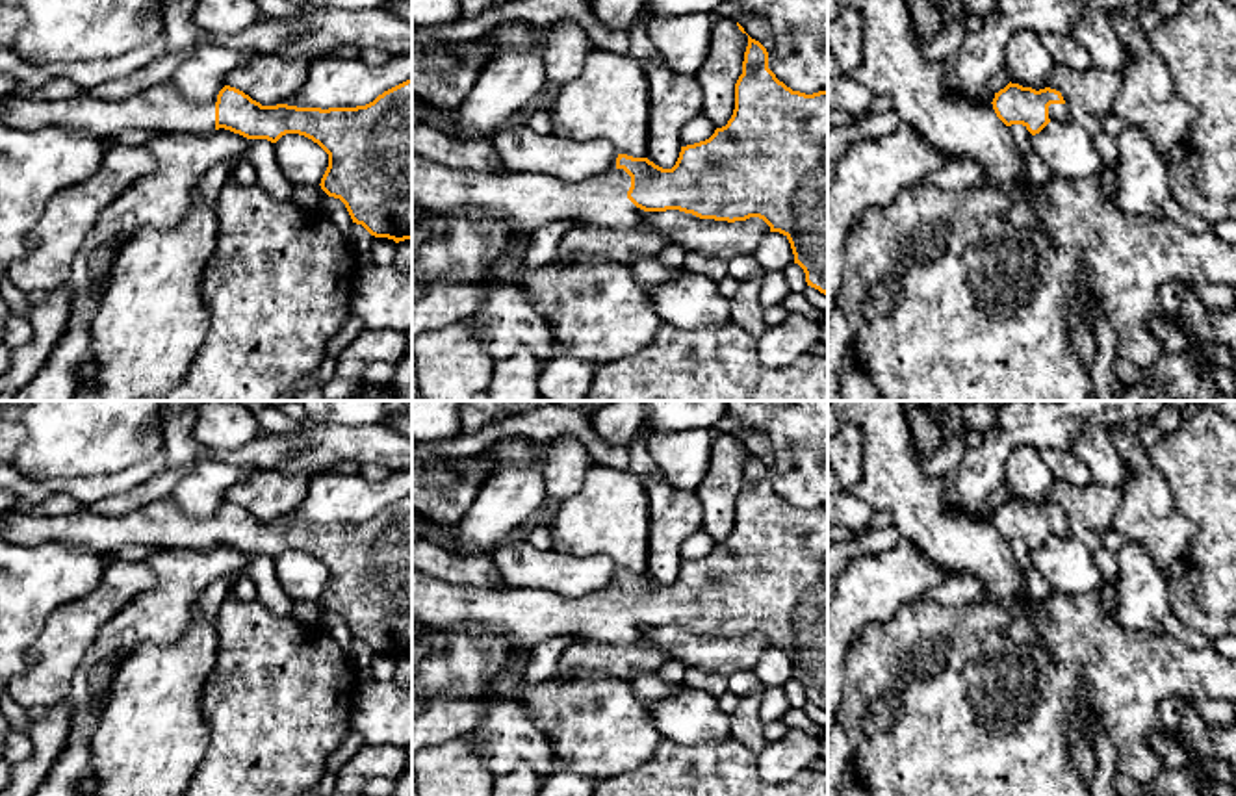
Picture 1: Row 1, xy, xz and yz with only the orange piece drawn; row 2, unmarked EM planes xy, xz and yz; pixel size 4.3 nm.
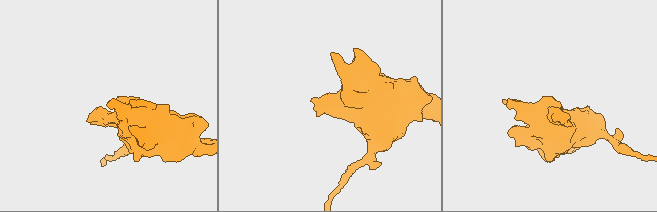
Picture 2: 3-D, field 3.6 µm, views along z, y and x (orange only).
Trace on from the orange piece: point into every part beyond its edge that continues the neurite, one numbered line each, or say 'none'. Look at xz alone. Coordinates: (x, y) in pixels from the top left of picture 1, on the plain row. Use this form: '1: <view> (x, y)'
1: xz (527, 616)

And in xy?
1: xy (162, 524)

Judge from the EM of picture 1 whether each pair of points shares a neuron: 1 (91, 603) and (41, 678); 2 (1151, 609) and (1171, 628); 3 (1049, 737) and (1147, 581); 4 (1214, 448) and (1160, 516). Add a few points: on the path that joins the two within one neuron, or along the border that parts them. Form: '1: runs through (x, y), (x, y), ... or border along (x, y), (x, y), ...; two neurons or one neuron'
1: runs through (80, 622), (65, 637), (52, 659); one neuron
2: border along (1170, 611), (1162, 620), (1162, 633); two neurons
3: border along (1114, 615), (1131, 633), (1162, 635); two neurons
4: border along (1151, 461), (1173, 505), (1194, 526), (1196, 537); two neurons

